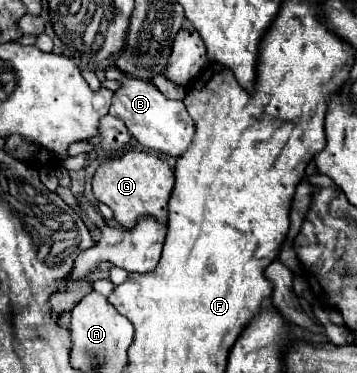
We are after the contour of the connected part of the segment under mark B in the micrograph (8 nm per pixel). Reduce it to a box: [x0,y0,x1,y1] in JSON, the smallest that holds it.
[105,67,193,157]

